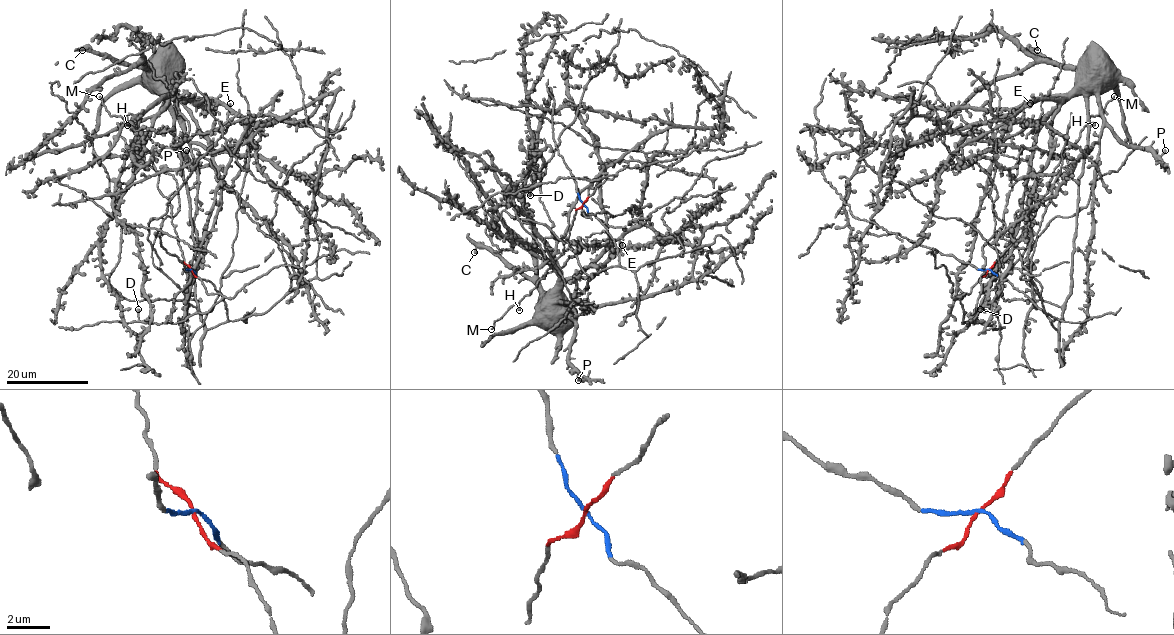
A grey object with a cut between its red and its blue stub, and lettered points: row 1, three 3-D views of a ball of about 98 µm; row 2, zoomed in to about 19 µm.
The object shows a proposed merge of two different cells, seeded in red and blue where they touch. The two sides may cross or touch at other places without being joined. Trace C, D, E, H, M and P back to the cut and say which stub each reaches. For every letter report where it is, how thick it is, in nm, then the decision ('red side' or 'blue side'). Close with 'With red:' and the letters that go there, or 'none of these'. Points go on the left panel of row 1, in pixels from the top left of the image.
C: (82, 50) | 190 nm | blue side
D: (138, 309) | 360 nm | red side
E: (230, 103) | 480 nm | blue side
H: (127, 125) | 340 nm | red side
M: (99, 96) | 150 nm | red side
P: (186, 150) | 400 nm | blue side
With red: D, H, M

